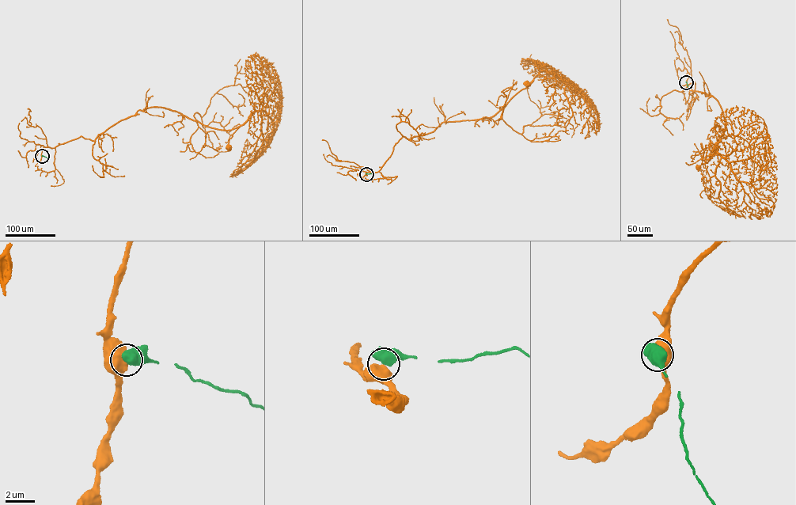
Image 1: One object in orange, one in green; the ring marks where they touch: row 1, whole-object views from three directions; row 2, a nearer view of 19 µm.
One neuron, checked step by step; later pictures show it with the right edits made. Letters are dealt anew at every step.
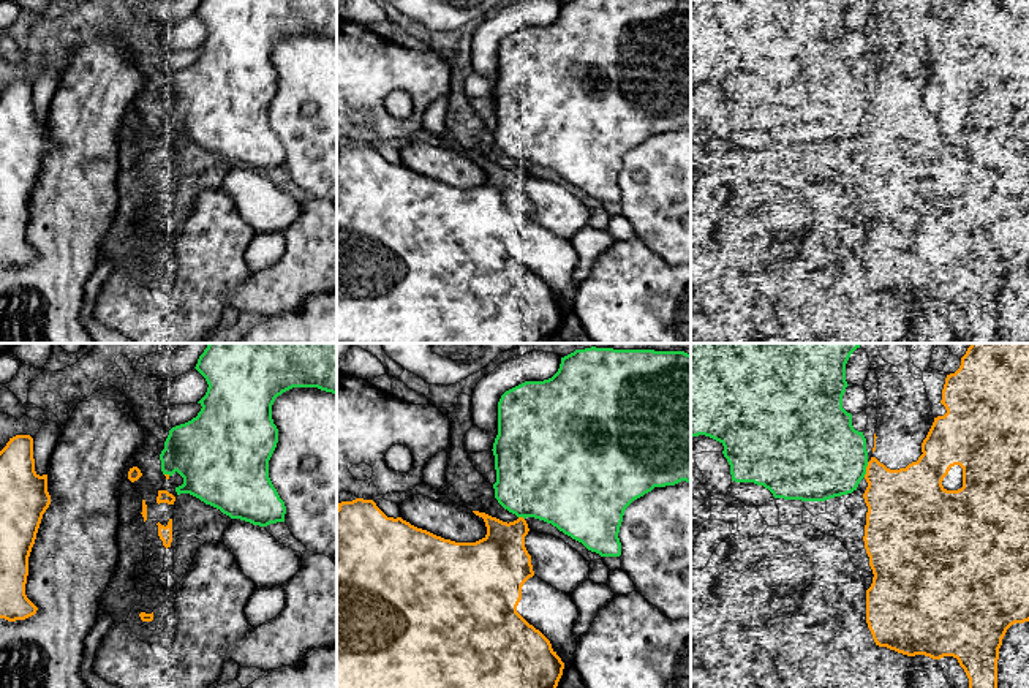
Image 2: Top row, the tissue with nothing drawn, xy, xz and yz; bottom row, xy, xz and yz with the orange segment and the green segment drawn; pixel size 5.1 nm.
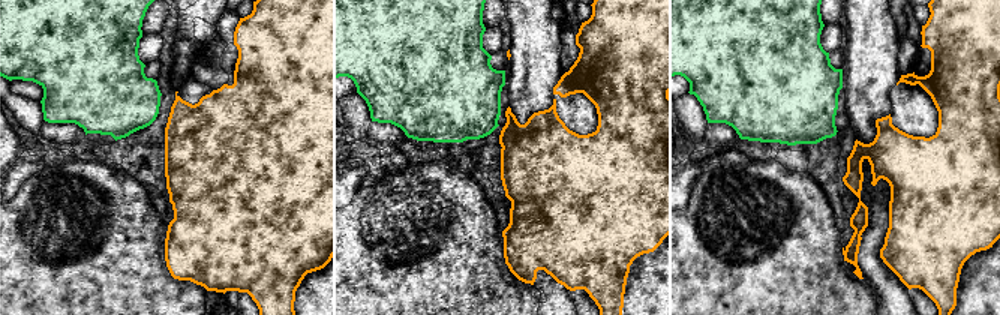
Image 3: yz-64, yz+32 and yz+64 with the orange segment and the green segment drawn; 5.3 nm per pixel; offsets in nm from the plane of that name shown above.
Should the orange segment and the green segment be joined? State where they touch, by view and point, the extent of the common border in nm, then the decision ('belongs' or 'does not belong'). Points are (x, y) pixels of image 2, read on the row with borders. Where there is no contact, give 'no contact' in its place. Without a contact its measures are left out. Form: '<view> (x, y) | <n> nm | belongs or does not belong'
yz (866, 470) | 80 nm | does not belong

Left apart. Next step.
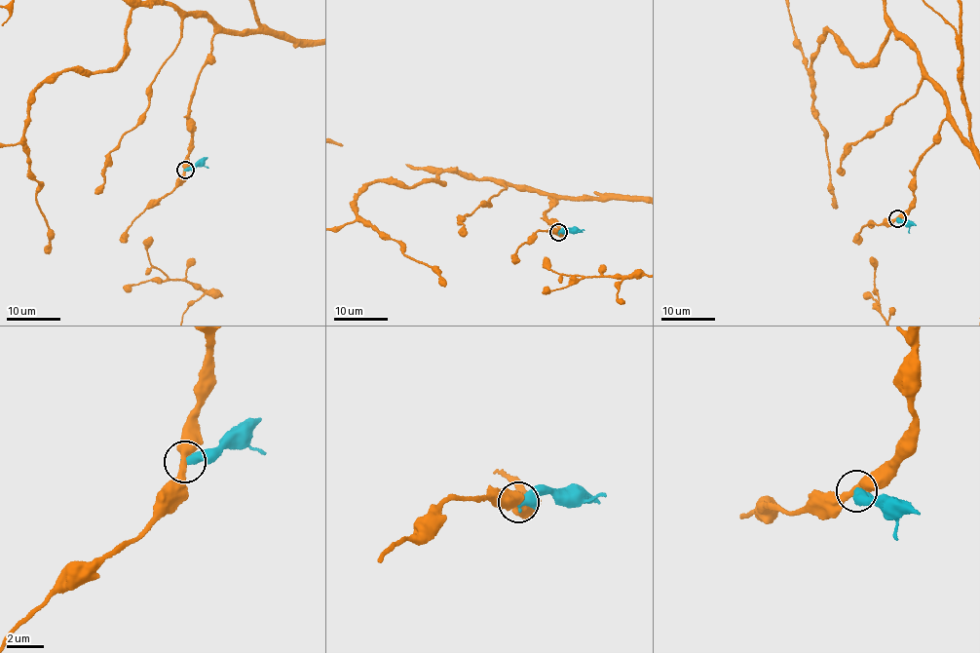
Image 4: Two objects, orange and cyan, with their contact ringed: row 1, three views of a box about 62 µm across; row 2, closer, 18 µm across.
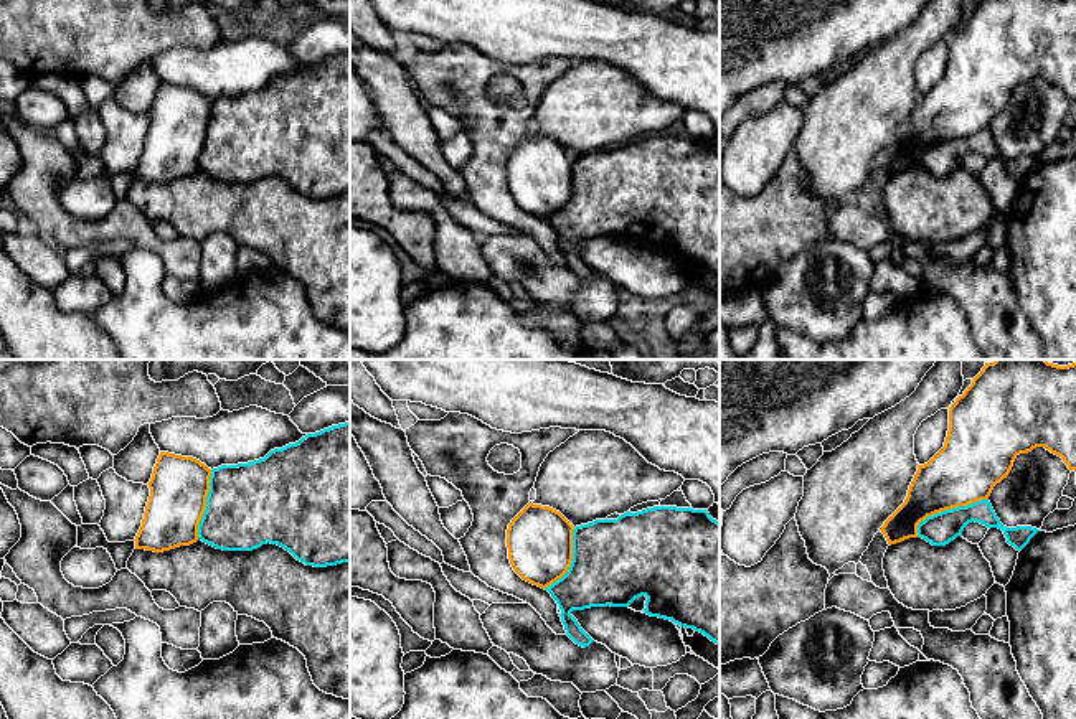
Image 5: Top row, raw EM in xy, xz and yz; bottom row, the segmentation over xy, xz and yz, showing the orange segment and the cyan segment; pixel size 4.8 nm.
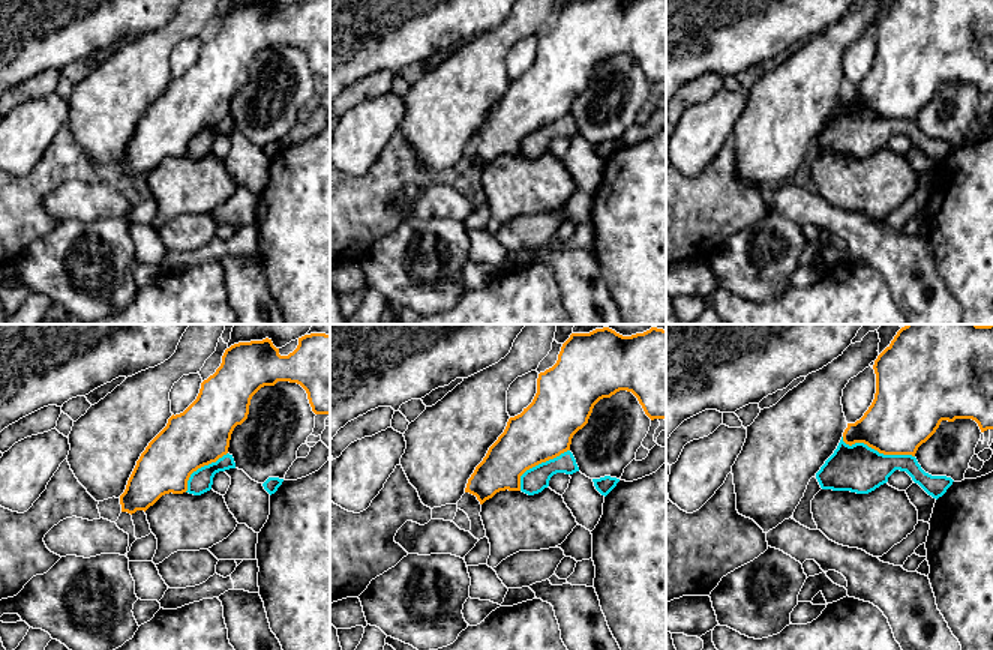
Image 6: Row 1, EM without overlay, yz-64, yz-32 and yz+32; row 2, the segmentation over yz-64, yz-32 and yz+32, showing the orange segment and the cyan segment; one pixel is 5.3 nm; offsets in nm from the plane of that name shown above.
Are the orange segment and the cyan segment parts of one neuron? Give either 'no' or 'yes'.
no

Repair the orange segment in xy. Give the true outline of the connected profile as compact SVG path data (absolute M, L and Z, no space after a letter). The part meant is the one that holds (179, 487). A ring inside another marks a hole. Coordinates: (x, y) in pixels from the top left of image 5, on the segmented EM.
M160 452L135 549L163 552L196 543L210 477L211 468L196 458Z

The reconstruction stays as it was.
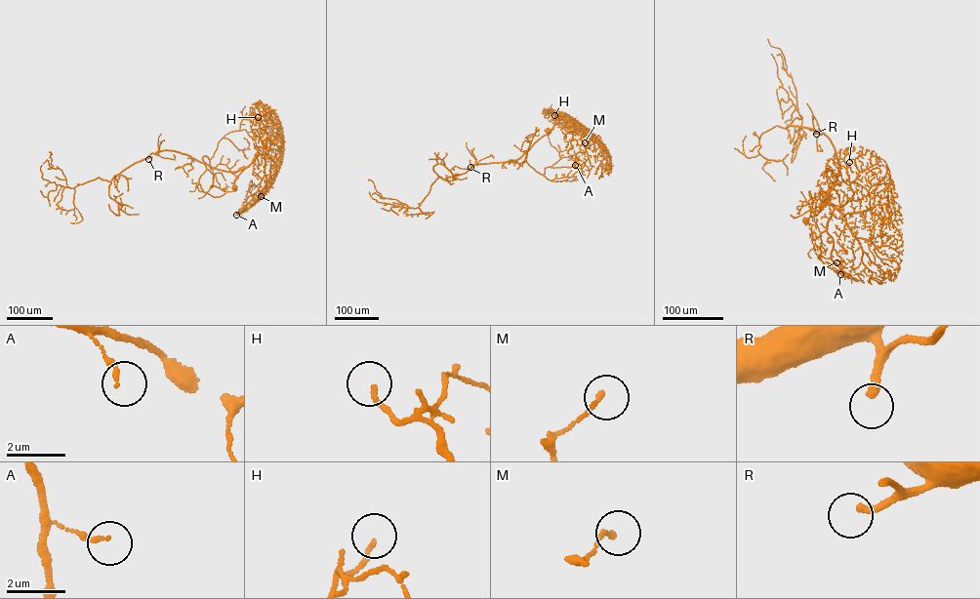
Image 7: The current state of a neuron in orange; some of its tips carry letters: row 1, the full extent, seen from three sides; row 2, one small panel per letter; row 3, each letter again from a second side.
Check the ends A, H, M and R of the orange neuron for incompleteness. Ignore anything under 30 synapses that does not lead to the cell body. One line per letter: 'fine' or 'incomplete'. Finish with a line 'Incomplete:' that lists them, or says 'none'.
A: fine
H: fine
M: fine
R: incomplete
Incomplete: R

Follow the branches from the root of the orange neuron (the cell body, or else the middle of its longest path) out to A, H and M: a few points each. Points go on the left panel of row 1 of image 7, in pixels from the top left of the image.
A: (234, 187), (234, 180), (243, 169), (257, 155), (264, 155), (265, 184), (257, 202), (236, 215)
H: (234, 187), (239, 174), (265, 151), (267, 134), (258, 117)
M: (234, 187), (238, 175), (257, 155), (263, 154), (265, 184), (258, 198), (261, 196)

